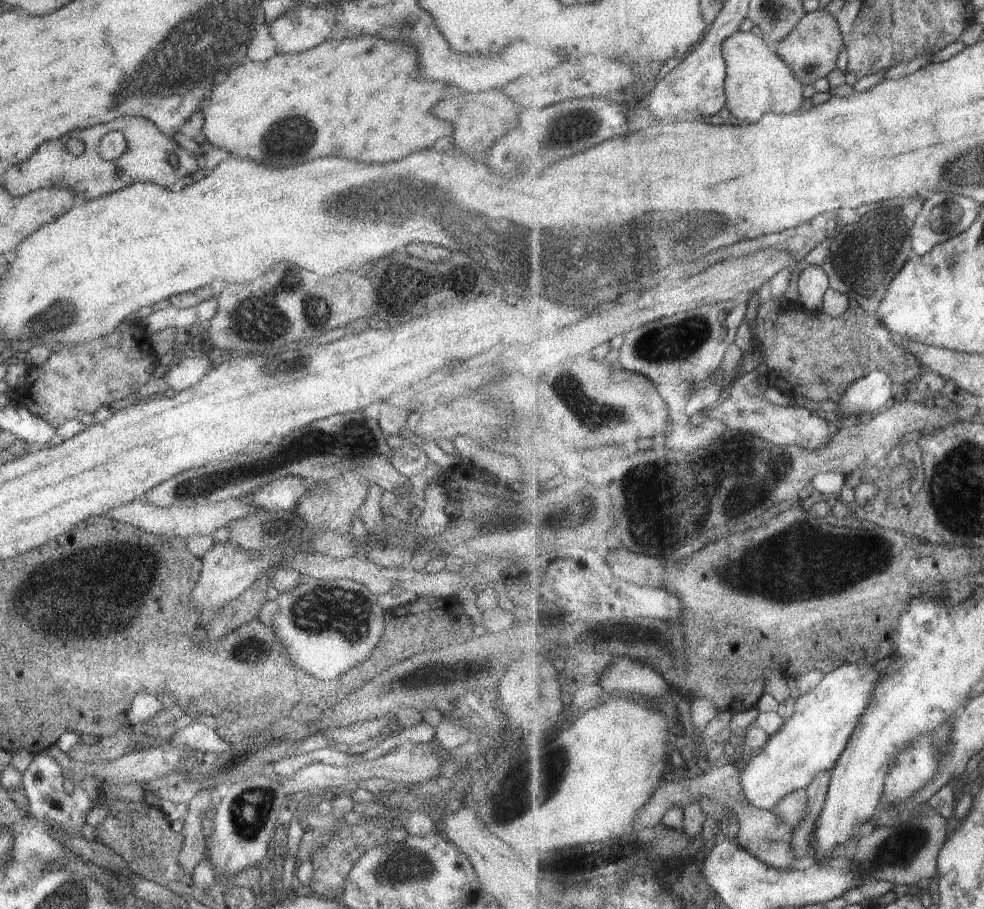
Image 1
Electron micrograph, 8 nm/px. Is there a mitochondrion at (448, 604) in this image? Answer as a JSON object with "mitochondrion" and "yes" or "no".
{"mitochondrion":"no"}

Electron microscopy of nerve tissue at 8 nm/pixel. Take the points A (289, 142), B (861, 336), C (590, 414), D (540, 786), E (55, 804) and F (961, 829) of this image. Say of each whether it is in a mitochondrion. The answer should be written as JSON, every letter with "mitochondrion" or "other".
{"A":"mitochondrion","B":"other","C":"mitochondrion","D":"mitochondrion","E":"other","F":"other"}

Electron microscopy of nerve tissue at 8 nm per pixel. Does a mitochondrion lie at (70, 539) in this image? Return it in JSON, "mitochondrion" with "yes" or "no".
{"mitochondrion":"no"}

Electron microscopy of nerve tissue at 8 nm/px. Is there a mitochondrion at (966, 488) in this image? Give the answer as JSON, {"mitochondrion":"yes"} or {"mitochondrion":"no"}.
{"mitochondrion":"yes"}

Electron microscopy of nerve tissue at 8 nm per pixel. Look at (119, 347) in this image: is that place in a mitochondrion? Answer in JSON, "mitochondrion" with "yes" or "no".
{"mitochondrion":"no"}

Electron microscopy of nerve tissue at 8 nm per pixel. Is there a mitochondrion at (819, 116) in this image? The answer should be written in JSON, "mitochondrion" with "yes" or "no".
{"mitochondrion":"no"}

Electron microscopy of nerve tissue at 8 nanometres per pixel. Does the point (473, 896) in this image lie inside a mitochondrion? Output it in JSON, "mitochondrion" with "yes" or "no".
{"mitochondrion":"no"}

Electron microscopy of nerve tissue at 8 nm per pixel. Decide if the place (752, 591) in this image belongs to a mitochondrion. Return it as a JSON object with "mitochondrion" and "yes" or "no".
{"mitochondrion":"yes"}

